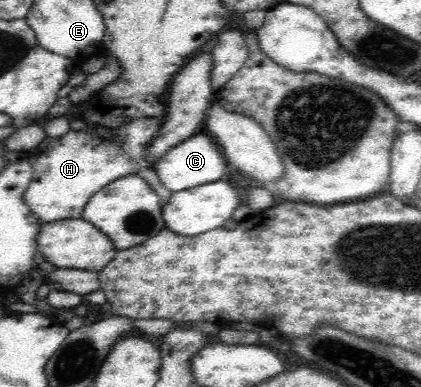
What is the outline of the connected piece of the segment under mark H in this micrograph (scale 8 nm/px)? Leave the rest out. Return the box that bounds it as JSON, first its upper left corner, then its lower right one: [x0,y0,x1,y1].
[24,116,164,223]

